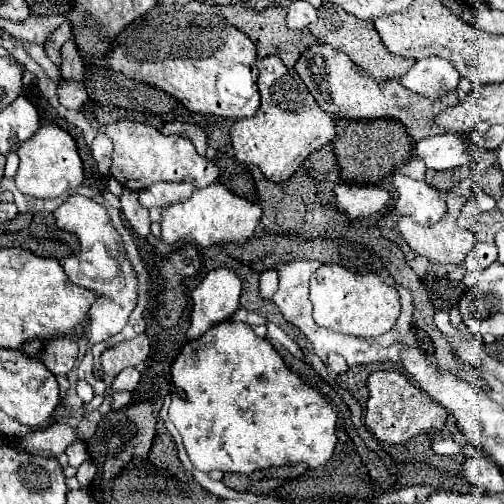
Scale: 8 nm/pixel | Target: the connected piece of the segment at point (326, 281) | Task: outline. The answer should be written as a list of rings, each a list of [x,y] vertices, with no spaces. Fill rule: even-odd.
[[[324,264],[314,272],[310,278],[310,300],[314,304],[314,320],[322,328],[358,338],[376,338],[388,332],[400,314],[398,292],[392,284],[382,282],[376,273],[348,272],[336,264]]]

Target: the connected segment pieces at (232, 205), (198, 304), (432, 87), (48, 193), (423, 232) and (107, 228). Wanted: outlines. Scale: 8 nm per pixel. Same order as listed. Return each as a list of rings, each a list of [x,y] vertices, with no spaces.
[[[212,184],[208,188],[196,190],[188,200],[178,204],[168,204],[162,208],[162,240],[166,244],[174,244],[178,240],[184,242],[196,242],[202,248],[208,248],[218,242],[238,242],[242,238],[250,238],[254,230],[258,228],[258,222],[262,218],[262,210],[258,204],[252,204],[246,198],[234,196],[226,186]]]
[[[216,268],[206,274],[206,278],[194,288],[192,300],[192,322],[188,330],[188,338],[198,338],[202,332],[226,320],[238,310],[242,282],[228,268]]]
[[[422,58],[402,76],[398,82],[426,98],[442,98],[452,90],[458,90],[460,74],[458,70],[444,58]]]
[[[52,124],[40,126],[38,132],[18,148],[18,156],[20,156],[20,166],[14,180],[16,188],[22,194],[36,198],[56,198],[62,196],[66,190],[74,190],[84,180],[82,160],[78,156],[76,142],[68,132],[64,132],[58,126]]]
[[[464,178],[452,190],[446,192],[448,210],[446,210],[446,214],[442,216],[440,222],[436,222],[432,226],[418,226],[416,222],[408,220],[408,216],[398,220],[398,232],[402,234],[402,238],[408,242],[408,246],[416,254],[422,254],[422,256],[430,258],[432,262],[440,262],[440,264],[462,264],[464,262],[466,254],[470,252],[470,232],[460,228],[460,226],[456,226],[456,218],[458,218],[462,206],[466,204],[468,196],[472,196],[472,192],[474,192],[472,190],[472,182],[474,182],[472,178]]]
[[[70,194],[54,210],[54,218],[56,218],[58,228],[78,234],[80,246],[82,246],[80,254],[68,256],[62,260],[62,268],[68,280],[76,286],[92,290],[98,296],[90,308],[90,332],[88,332],[90,344],[108,340],[110,336],[118,334],[126,326],[128,316],[134,310],[136,298],[138,298],[136,276],[134,276],[132,266],[124,258],[122,240],[118,232],[112,228],[106,208],[80,194]]]

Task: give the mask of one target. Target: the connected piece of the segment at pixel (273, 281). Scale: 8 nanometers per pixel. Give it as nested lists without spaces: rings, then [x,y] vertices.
[[[268,270],[268,272],[262,272],[260,274],[260,296],[262,298],[272,298],[272,294],[276,292],[278,288],[278,276],[276,276],[276,270]]]

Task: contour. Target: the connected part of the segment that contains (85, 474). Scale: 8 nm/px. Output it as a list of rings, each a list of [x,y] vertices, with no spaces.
[[[86,460],[80,468],[78,468],[78,474],[76,474],[76,478],[78,478],[78,482],[86,488],[90,482],[92,482],[92,478],[94,478],[94,474],[96,474],[96,466],[90,462],[90,460]]]

